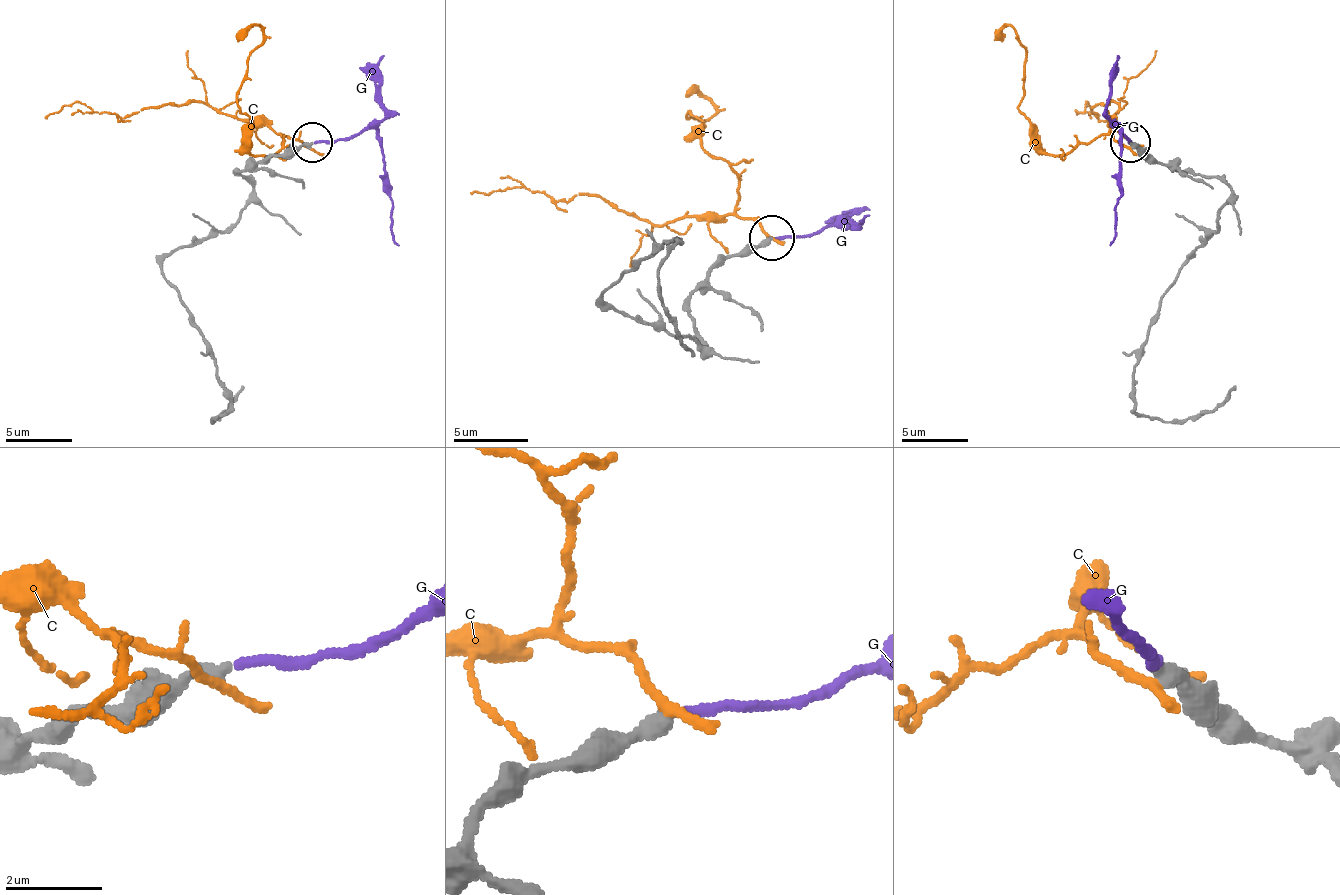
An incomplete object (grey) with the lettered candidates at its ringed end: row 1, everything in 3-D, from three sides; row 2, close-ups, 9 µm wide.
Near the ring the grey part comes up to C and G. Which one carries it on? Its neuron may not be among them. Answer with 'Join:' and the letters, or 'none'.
Join: G

